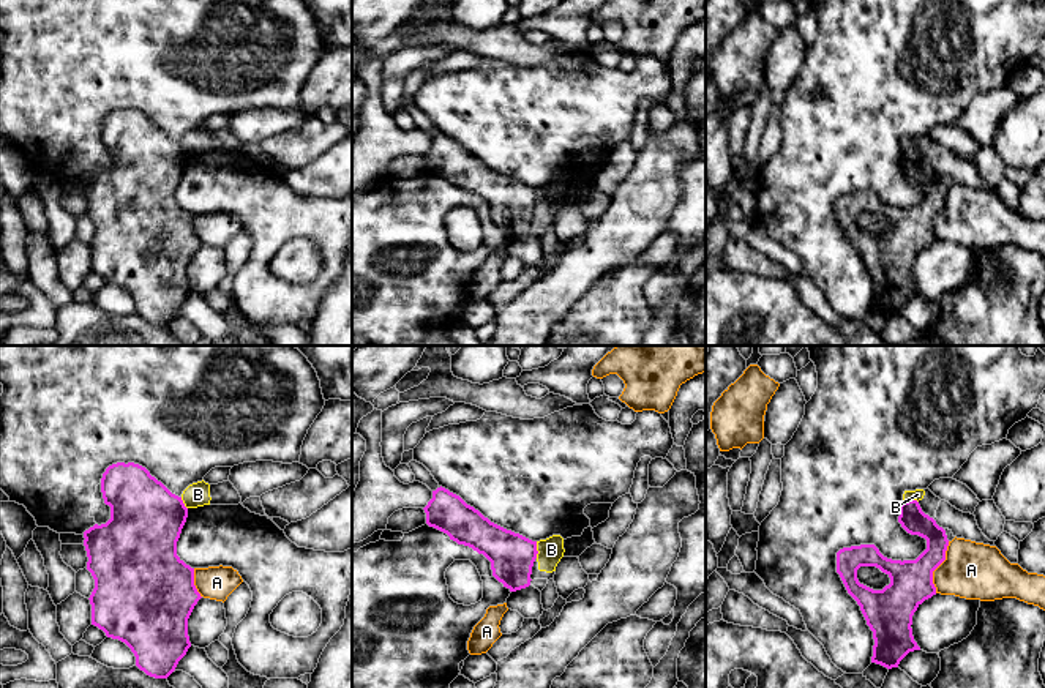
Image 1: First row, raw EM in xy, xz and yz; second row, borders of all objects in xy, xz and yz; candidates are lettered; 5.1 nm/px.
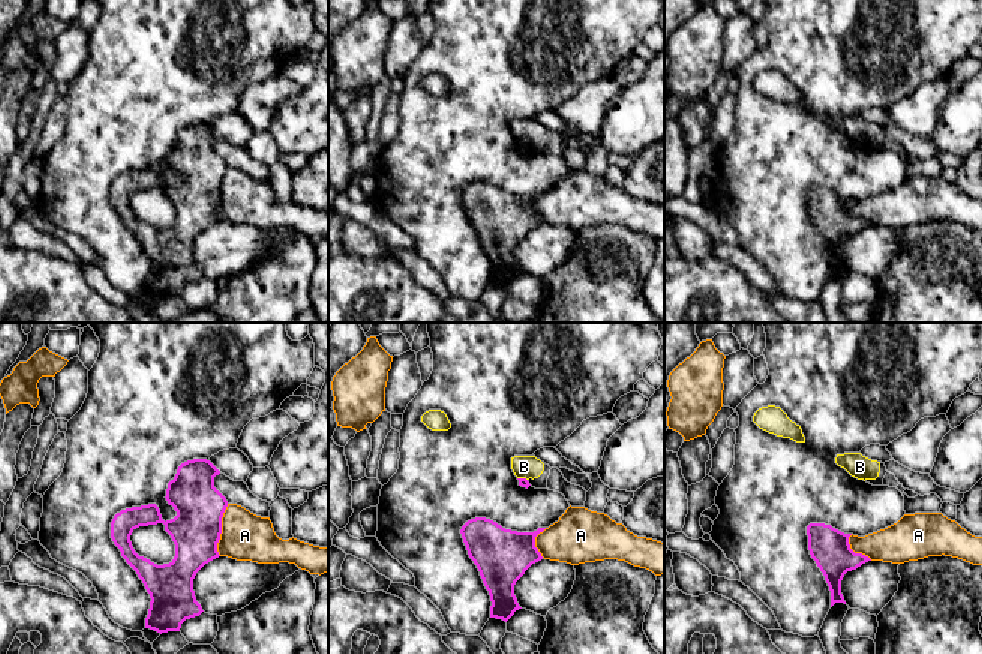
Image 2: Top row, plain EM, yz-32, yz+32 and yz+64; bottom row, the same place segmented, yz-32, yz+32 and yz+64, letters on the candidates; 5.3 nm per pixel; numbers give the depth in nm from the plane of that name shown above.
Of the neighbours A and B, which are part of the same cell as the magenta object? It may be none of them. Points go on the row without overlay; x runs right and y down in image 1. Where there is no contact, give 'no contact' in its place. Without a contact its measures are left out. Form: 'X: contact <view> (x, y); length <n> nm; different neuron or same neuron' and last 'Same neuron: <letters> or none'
A: contact yz (938, 212); length 280 nm; different neuron
B: contact xz (535, 196); length 90 nm; different neuron
Same neuron: none

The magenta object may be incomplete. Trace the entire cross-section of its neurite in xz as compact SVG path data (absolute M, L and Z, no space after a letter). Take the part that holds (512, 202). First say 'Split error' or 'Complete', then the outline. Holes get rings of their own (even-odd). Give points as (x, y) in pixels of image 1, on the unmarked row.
Complete. M442 133L433 137L433 145L423 156L429 174L483 200L491 208L493 222L510 238L530 232L537 188L491 169Z

